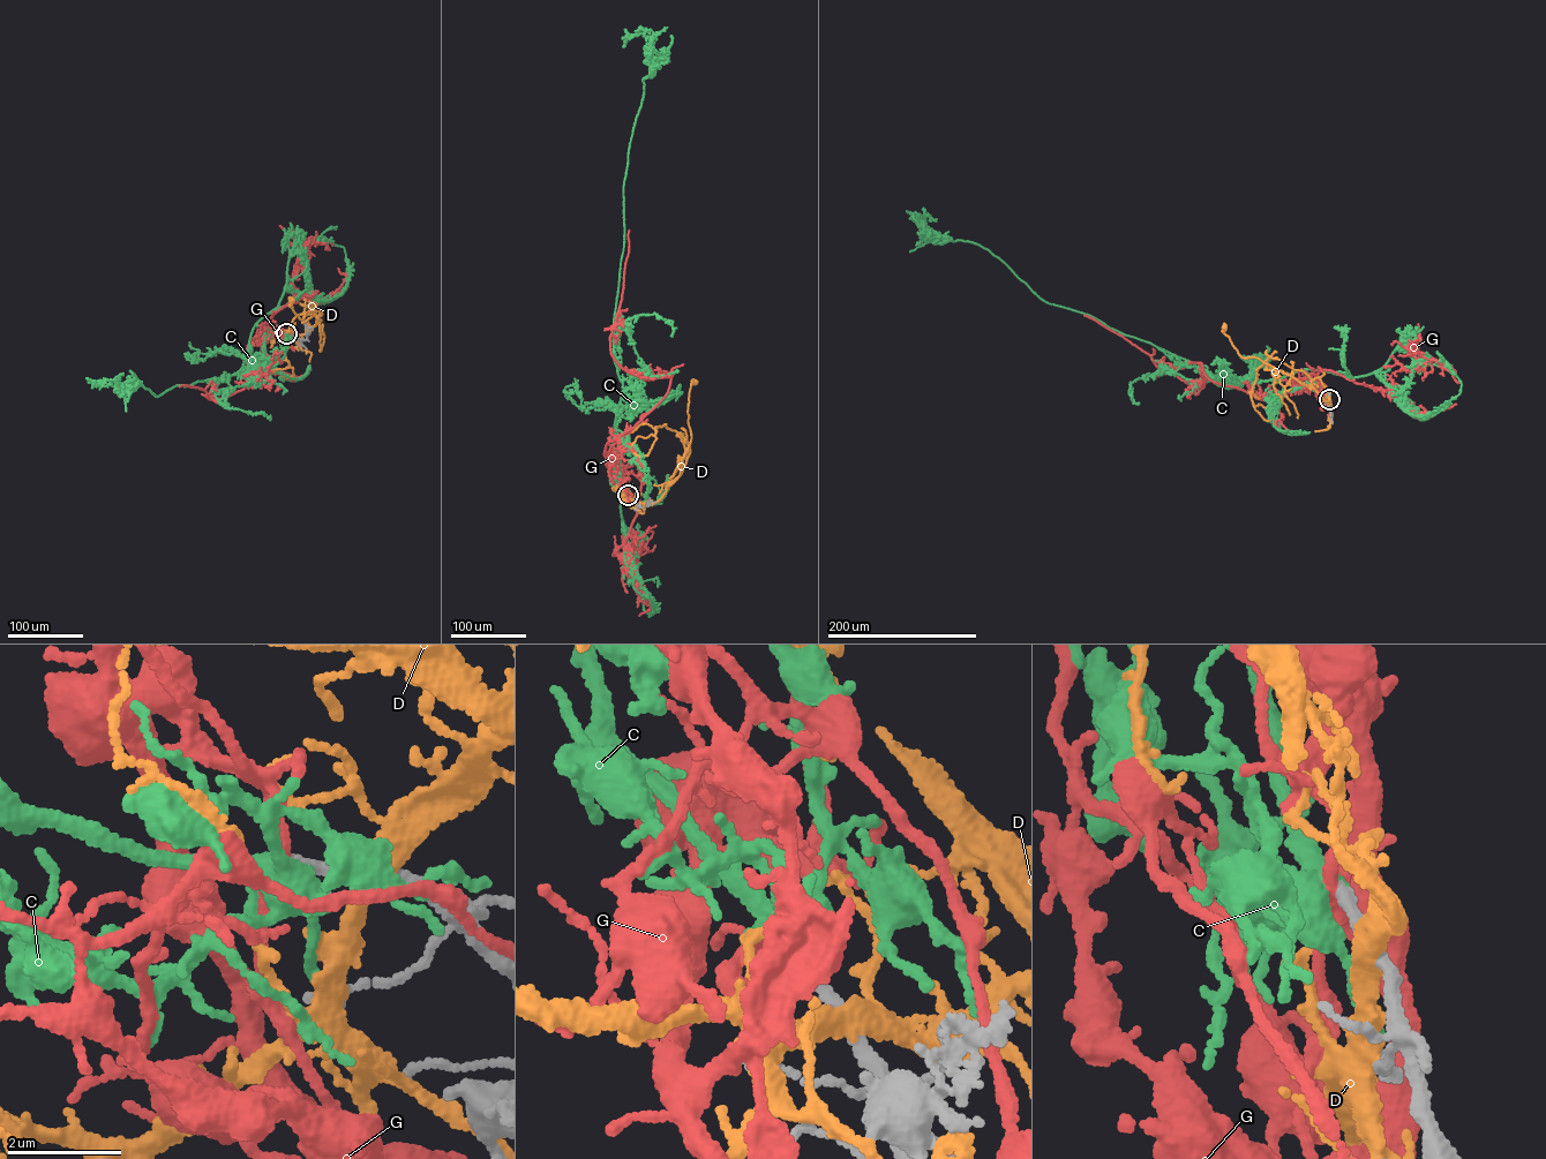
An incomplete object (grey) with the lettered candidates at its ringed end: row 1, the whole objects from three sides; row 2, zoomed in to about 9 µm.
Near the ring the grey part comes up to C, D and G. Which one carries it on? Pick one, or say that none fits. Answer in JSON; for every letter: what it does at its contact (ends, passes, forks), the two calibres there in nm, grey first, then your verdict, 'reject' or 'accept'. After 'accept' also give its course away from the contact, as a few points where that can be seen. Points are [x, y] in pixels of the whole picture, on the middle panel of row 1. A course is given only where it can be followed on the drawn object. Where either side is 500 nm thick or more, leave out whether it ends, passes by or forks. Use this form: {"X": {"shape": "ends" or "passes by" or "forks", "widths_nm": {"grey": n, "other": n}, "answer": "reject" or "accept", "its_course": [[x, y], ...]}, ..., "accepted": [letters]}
{"C": {"shape": "forks", "widths_nm": {"grey": 240, "other": 320}, "answer": "accept", "its_course": [[628, 495], [615, 474], [623, 389], [613, 323], [623, 186], [653, 39], [639, 34], [623, 46]]}, "D": {"shape": "forks", "widths_nm": {"grey": 240, "other": 280}, "answer": "reject"}, "G": {"shape": "forks", "widths_nm": {"grey": 240, "other": 200}, "answer": "reject"}, "accepted": ["C"]}

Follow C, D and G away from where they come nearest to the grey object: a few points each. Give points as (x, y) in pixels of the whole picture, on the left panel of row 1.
C: (286, 333), (255, 324), (241, 371), (175, 385), (158, 396), (134, 375), (125, 384), (94, 381)
D: (287, 333), (304, 335), (322, 313), (319, 310), (307, 311), (301, 320), (289, 305), (292, 300)
G: (286, 333), (261, 329), (250, 364), (282, 362), (276, 351), (267, 373), (230, 396), (179, 386)

